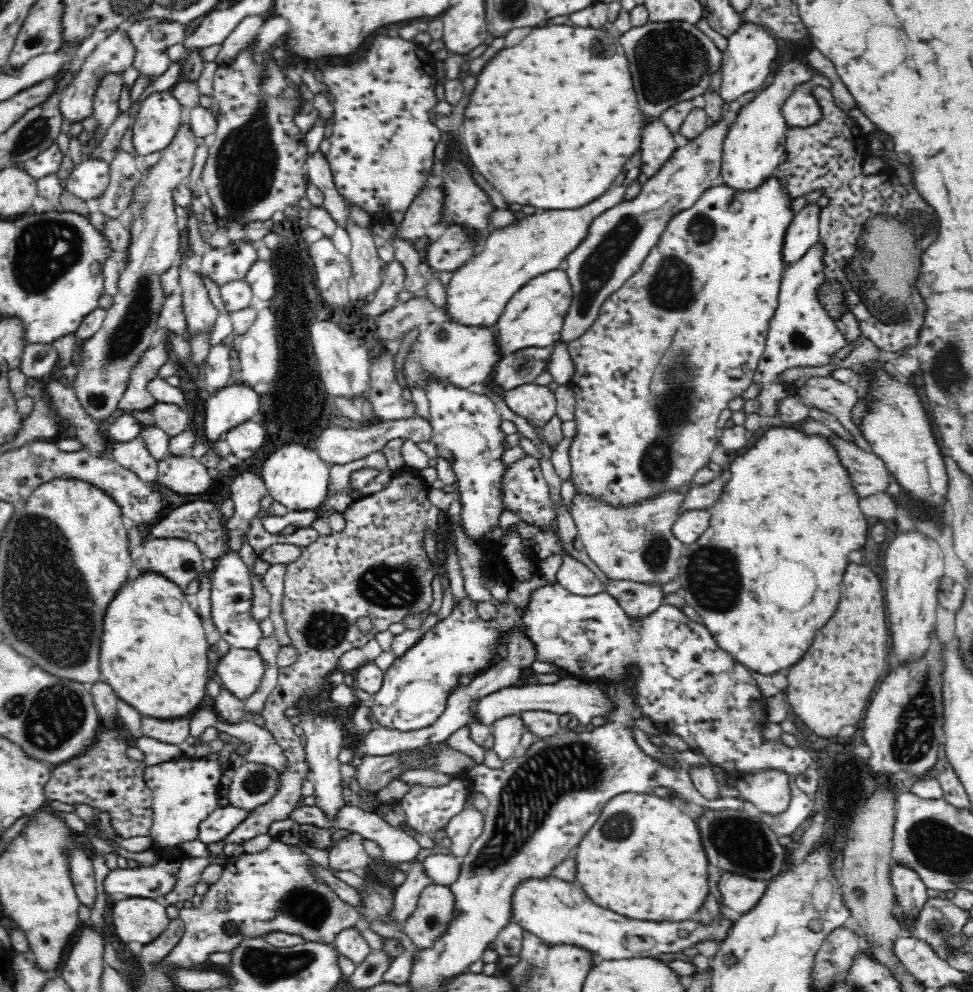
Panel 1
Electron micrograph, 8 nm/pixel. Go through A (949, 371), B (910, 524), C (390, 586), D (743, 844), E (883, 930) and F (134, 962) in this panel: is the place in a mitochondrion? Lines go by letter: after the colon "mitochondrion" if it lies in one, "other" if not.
A: mitochondrion
B: other
C: mitochondrion
D: mitochondrion
E: other
F: other

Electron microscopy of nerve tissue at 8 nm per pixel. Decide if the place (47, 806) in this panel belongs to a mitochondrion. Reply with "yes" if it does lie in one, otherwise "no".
no

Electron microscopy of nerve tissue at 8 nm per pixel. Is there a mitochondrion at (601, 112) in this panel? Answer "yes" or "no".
no

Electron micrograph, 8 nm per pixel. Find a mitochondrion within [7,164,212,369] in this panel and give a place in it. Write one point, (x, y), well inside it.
(44, 256)

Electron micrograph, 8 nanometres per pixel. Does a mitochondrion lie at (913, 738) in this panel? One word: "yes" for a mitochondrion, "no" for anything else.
yes

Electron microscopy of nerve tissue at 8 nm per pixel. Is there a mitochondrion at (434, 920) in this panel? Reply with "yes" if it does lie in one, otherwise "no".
yes

